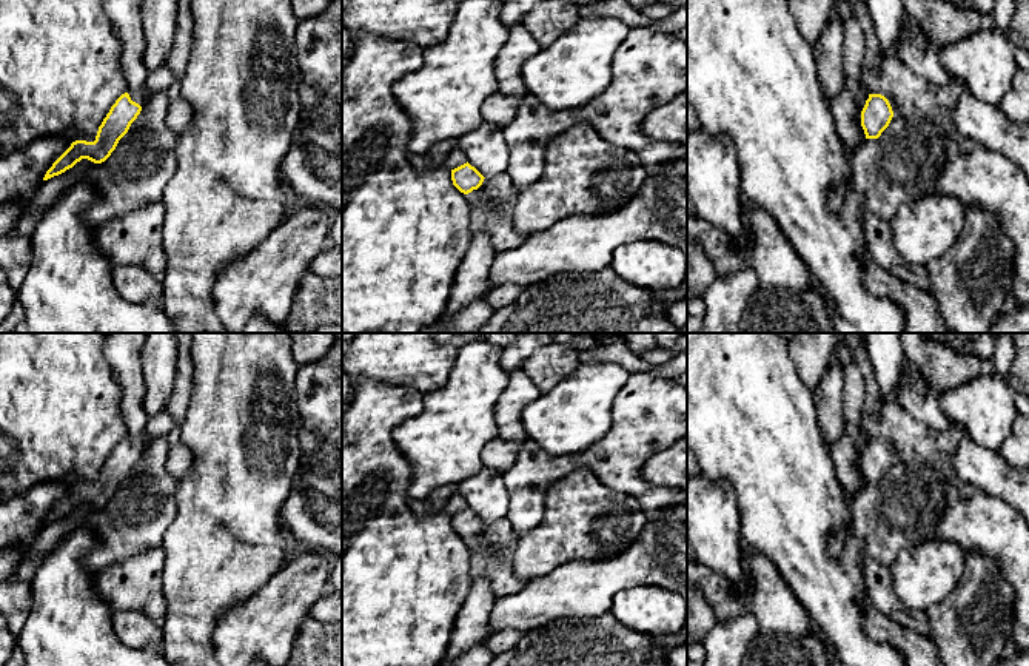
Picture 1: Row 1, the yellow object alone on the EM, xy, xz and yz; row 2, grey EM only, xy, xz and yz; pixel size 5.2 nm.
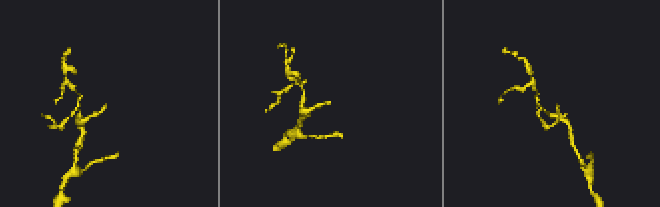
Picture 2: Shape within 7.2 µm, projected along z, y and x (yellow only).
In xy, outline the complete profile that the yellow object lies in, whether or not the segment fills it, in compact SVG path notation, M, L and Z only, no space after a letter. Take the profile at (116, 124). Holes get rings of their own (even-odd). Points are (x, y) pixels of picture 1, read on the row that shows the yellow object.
M166 63L151 71L142 91L129 94L125 92L116 100L99 126L96 140L72 142L71 146L46 171L43 180L65 173L82 159L88 159L94 163L105 162L140 114L142 105L154 96L166 92L173 82L174 76Z

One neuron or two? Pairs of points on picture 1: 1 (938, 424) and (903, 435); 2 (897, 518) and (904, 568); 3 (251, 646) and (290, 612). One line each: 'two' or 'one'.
1: two
2: two
3: one

